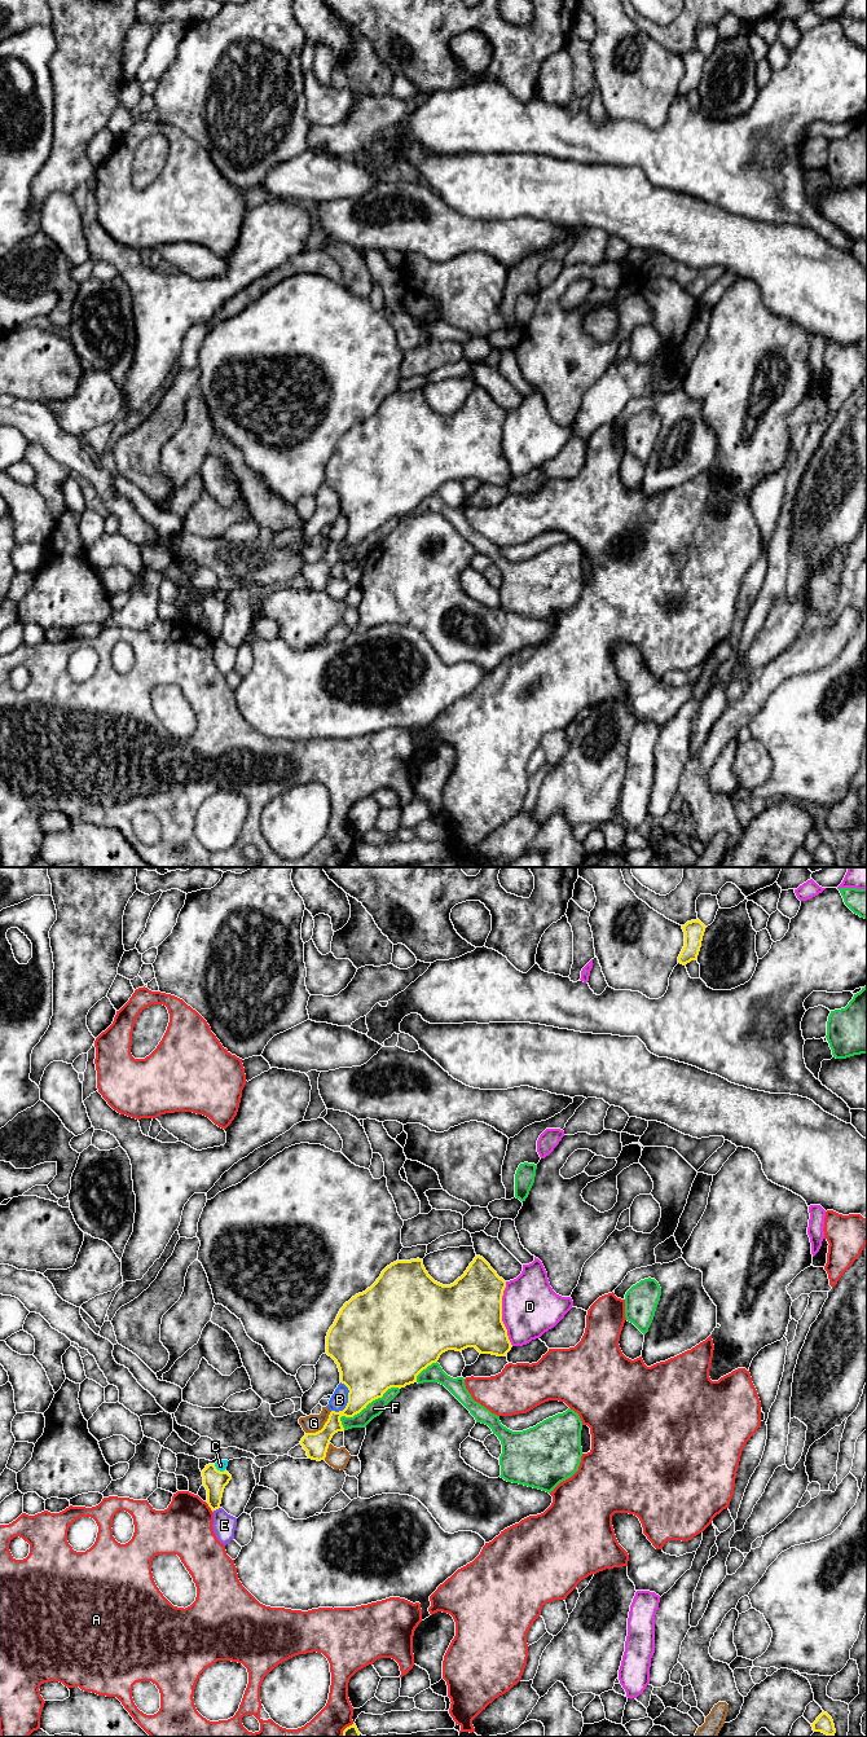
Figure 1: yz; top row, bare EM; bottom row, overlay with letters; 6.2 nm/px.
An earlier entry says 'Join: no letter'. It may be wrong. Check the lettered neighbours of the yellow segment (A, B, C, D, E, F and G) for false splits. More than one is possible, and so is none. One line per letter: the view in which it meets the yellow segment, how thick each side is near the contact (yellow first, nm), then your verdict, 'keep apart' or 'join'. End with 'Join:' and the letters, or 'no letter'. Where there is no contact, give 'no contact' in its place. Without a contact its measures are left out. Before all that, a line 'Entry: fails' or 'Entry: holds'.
Entry: holds
A: yz | 140/340 nm | keep apart
B: yz | 380/110 nm | keep apart
C: yz | 140/70 nm | keep apart
D: yz | 420/360 nm | keep apart
E: yz | 140/140 nm | keep apart
F: yz | 360/90 nm | keep apart
G: yz | 150/110 nm | keep apart
Join: no letter

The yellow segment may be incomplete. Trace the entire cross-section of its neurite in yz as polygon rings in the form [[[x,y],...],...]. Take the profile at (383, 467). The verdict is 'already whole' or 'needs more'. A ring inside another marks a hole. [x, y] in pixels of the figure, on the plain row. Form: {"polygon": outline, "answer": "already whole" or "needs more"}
{"polygon": [[[476,386],[474,391],[470,393],[465,404],[458,408],[453,414],[450,415],[443,415],[437,412],[435,412],[428,403],[426,401],[423,396],[423,391],[410,390],[410,391],[396,391],[387,396],[380,406],[377,409],[377,412],[368,418],[365,422],[356,425],[352,427],[348,432],[344,434],[344,436],[340,439],[334,454],[330,457],[327,466],[326,466],[326,484],[331,487],[335,493],[338,494],[339,502],[340,502],[340,513],[344,514],[349,523],[348,523],[348,533],[343,541],[335,542],[331,541],[329,545],[327,551],[325,553],[324,558],[316,563],[305,563],[305,566],[302,568],[300,575],[307,581],[308,589],[312,590],[325,590],[326,582],[330,575],[330,571],[333,566],[338,562],[344,562],[344,558],[342,555],[340,548],[353,548],[355,545],[360,544],[369,533],[373,531],[382,528],[383,524],[391,519],[391,518],[405,518],[406,515],[417,513],[417,506],[426,500],[432,493],[436,493],[440,488],[440,485],[448,480],[455,480],[462,481],[467,478],[475,478],[480,484],[492,484],[497,487],[505,487],[511,480],[512,475],[507,466],[507,459],[502,452],[502,426],[503,421],[506,418],[506,412],[497,405],[497,403],[490,397],[490,395],[480,386]]], "answer": "already whole"}

